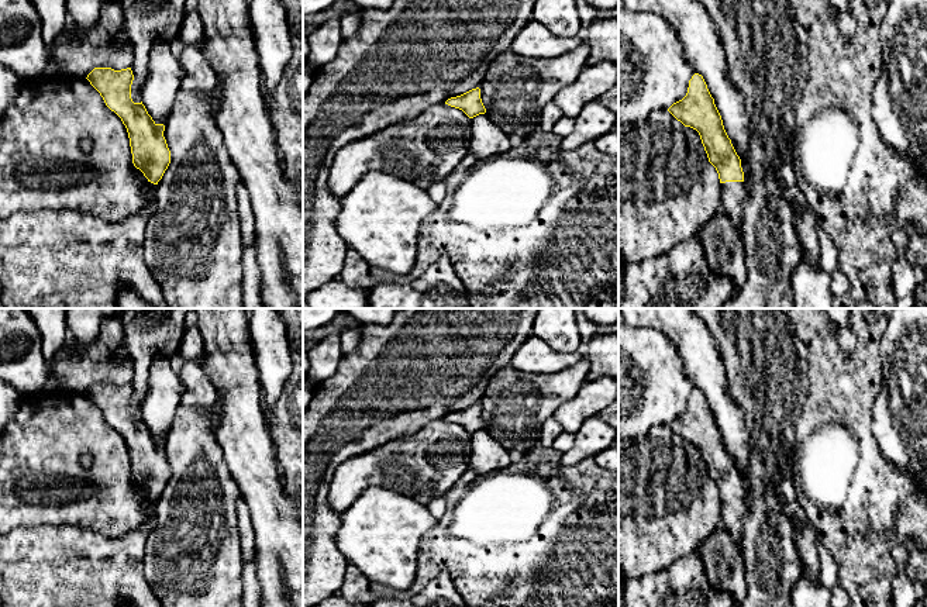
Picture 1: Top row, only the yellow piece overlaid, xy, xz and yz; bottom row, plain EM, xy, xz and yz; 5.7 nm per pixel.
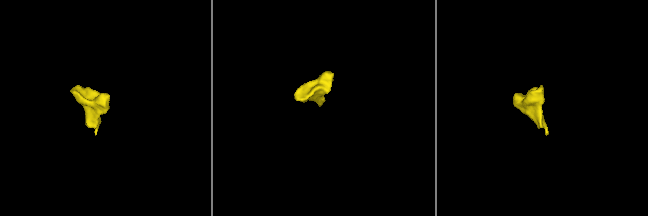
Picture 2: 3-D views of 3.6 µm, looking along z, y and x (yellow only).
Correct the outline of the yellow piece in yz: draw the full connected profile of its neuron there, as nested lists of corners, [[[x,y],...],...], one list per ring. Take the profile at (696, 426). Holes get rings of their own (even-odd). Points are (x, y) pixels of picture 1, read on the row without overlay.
[[[702,390],[692,392],[686,411],[673,418],[668,427],[685,442],[699,448],[709,477],[718,489],[723,506],[721,524],[733,539],[740,539],[744,517],[741,475],[724,445],[721,431]]]

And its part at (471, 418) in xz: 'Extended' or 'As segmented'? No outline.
As segmented

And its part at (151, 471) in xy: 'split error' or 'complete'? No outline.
split error

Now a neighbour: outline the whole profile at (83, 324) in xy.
[[[65,308],[69,337],[80,346],[94,342],[106,320],[118,317],[121,308]]]

